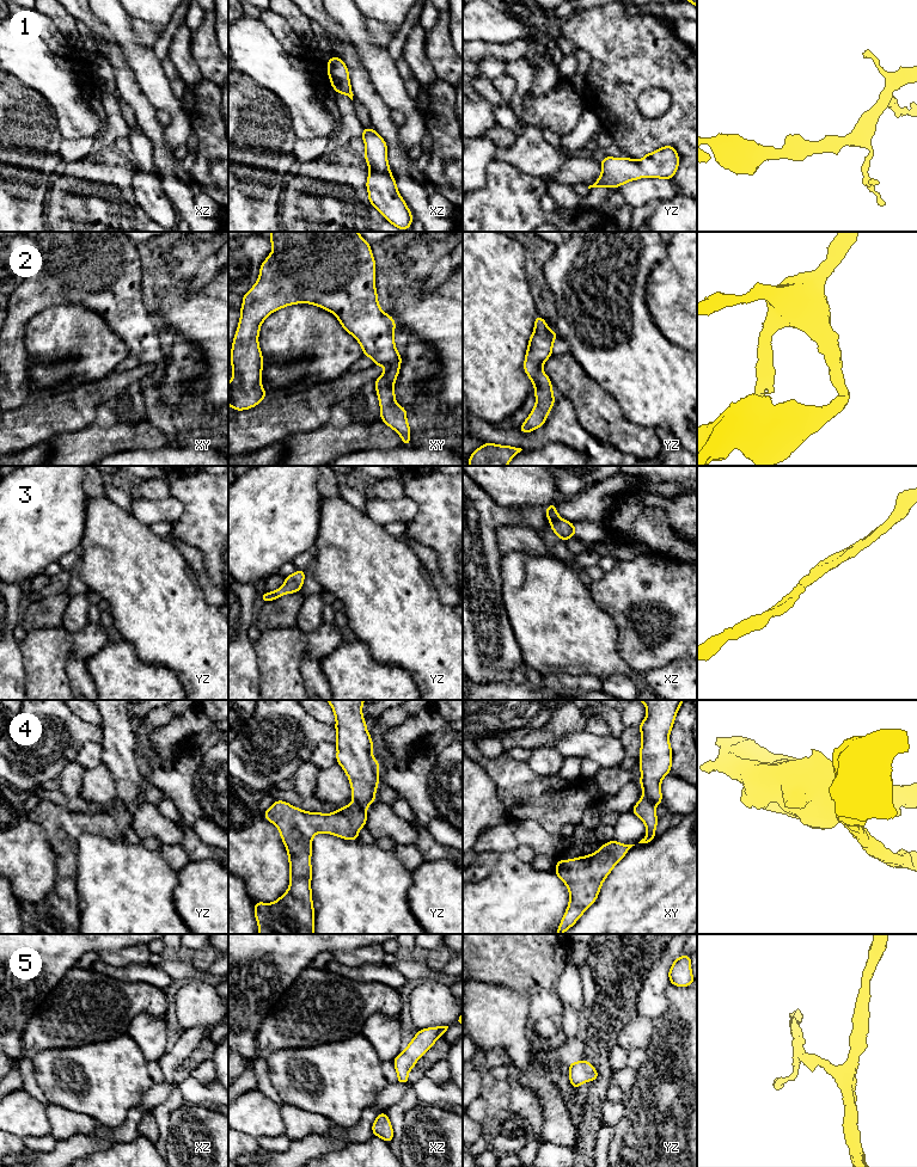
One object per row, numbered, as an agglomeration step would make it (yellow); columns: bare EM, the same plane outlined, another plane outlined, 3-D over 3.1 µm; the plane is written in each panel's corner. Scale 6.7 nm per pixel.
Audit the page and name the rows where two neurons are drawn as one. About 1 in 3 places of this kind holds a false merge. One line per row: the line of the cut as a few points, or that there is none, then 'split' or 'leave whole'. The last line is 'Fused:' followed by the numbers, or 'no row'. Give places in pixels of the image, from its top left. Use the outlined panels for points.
1: no cut; leave whole
2: no cut; leave whole
3: no cut; leave whole
4: cut in yz along (353, 799), (366, 808); split
5: no cut; leave whole
Fused: 4

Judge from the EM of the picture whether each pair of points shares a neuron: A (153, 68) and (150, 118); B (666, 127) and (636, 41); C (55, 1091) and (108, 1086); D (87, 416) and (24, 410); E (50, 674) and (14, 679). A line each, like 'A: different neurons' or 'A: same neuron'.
A: different neurons
B: same neuron
C: same neuron
D: same neuron
E: different neurons

